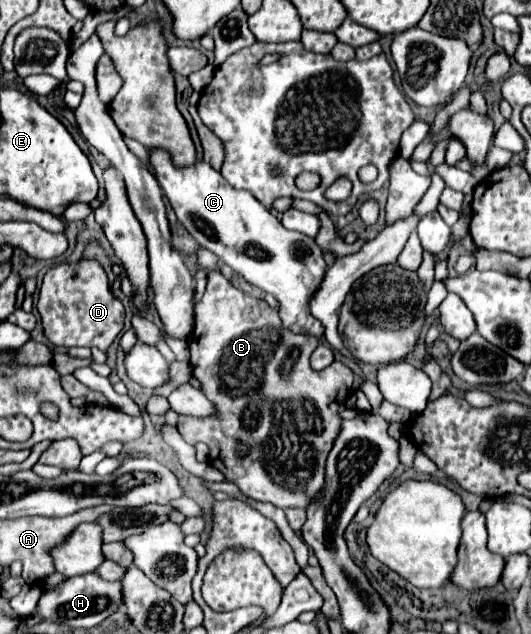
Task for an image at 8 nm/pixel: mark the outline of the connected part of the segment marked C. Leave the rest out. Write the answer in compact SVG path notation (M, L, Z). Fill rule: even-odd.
M152 150L150 162L178 220L196 238L196 242L218 254L222 262L244 276L252 286L274 294L280 302L280 318L288 330L322 338L324 328L308 310L308 300L322 282L326 268L318 244L310 236L286 230L280 220L248 190L232 188L224 176L206 162L176 168L172 166L170 156L162 150Z

